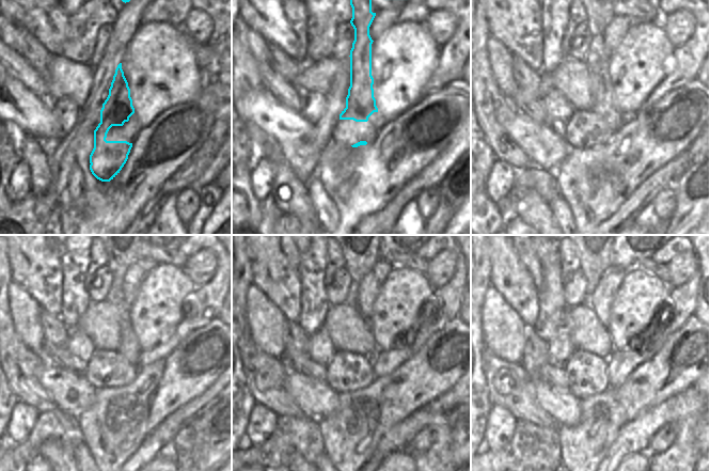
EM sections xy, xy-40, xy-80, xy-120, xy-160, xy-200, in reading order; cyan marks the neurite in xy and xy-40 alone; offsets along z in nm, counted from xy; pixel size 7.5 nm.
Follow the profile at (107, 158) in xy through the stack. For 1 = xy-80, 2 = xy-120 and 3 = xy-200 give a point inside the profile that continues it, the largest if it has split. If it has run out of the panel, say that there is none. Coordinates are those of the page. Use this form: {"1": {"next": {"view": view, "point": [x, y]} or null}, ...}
{"1": {"next": {"view": "xy-80", "point": [599, 17]}}, "2": {"next": {"view": "xy-120", "point": [120, 256]}}, "3": {"next": {"view": "xy-200", "point": [596, 256]}}}

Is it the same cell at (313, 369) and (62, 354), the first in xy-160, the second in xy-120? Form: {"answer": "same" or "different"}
{"answer": "same"}

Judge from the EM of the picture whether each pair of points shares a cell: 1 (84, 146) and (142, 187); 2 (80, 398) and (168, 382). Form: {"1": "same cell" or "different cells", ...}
{"1": "same cell", "2": "different cells"}

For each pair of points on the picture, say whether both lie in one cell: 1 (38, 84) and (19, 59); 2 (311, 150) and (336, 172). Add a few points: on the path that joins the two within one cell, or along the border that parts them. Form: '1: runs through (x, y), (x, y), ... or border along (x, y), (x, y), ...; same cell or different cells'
1: runs through (32, 78), (20, 65); same cell
2: border along (320, 151), (316, 167); different cells

